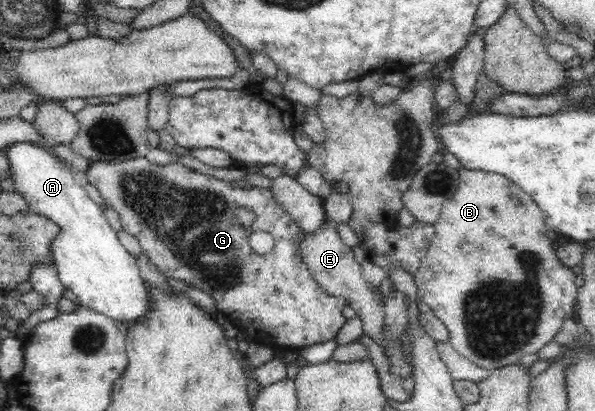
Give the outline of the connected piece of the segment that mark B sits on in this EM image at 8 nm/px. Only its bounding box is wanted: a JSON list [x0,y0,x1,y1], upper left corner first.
[412,168,579,370]

